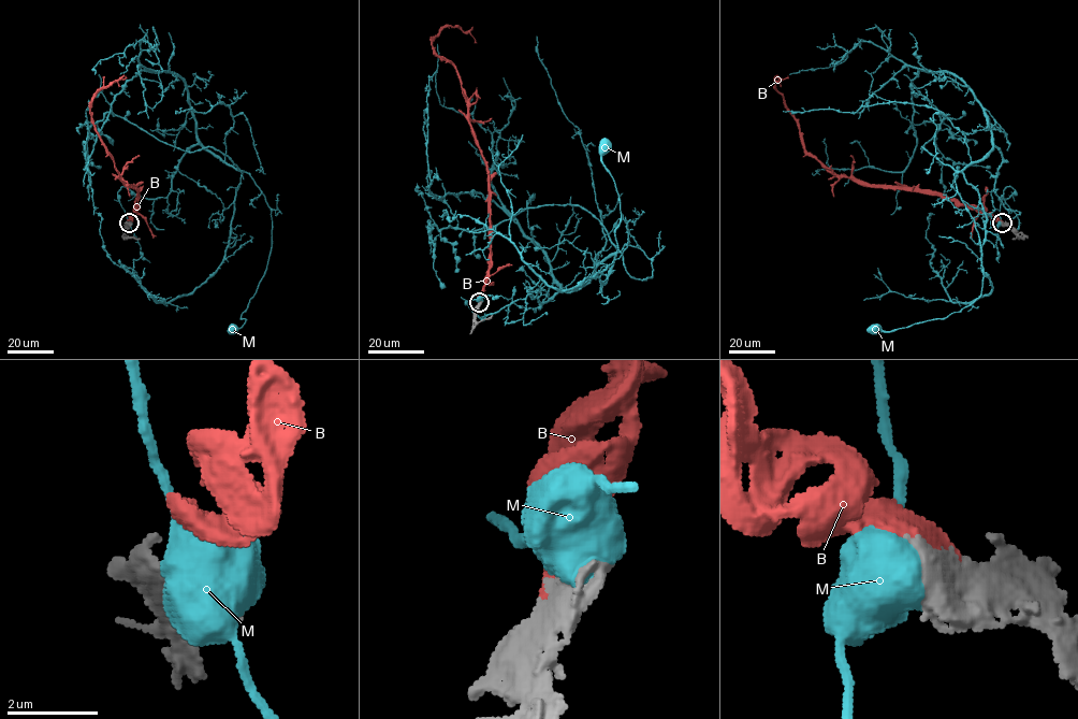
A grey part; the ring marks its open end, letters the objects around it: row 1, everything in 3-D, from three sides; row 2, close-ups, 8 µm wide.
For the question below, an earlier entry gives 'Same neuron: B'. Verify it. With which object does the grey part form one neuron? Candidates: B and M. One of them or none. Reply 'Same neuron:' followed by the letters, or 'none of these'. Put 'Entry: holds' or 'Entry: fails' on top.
Entry: holds
Same neuron: B

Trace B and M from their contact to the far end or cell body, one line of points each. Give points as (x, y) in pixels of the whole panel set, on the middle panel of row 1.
B: (480, 302), (490, 267), (487, 162), (470, 127), (456, 69), (432, 46), (448, 26), (469, 32), (475, 42)
M: (480, 302), (466, 304), (480, 318), (530, 293), (547, 302), (625, 244), (652, 276), (624, 265), (605, 146)

